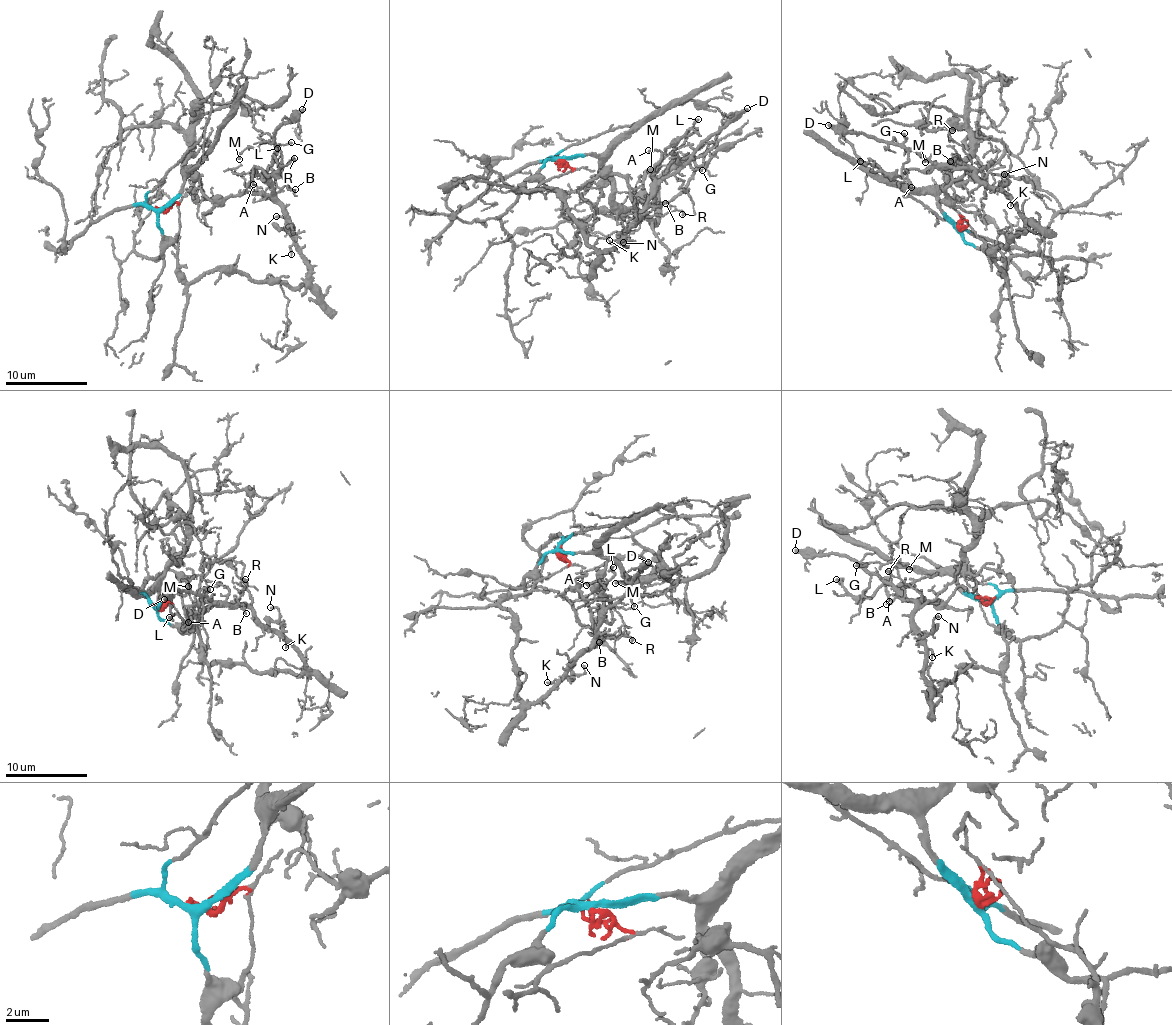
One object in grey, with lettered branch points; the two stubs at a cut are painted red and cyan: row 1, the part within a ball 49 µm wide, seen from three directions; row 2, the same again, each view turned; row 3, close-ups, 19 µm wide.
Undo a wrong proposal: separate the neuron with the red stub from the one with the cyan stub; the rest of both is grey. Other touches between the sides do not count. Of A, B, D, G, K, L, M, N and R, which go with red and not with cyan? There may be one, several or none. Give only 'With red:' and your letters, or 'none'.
With red: A, B, D, G, K, L, M, N, R

